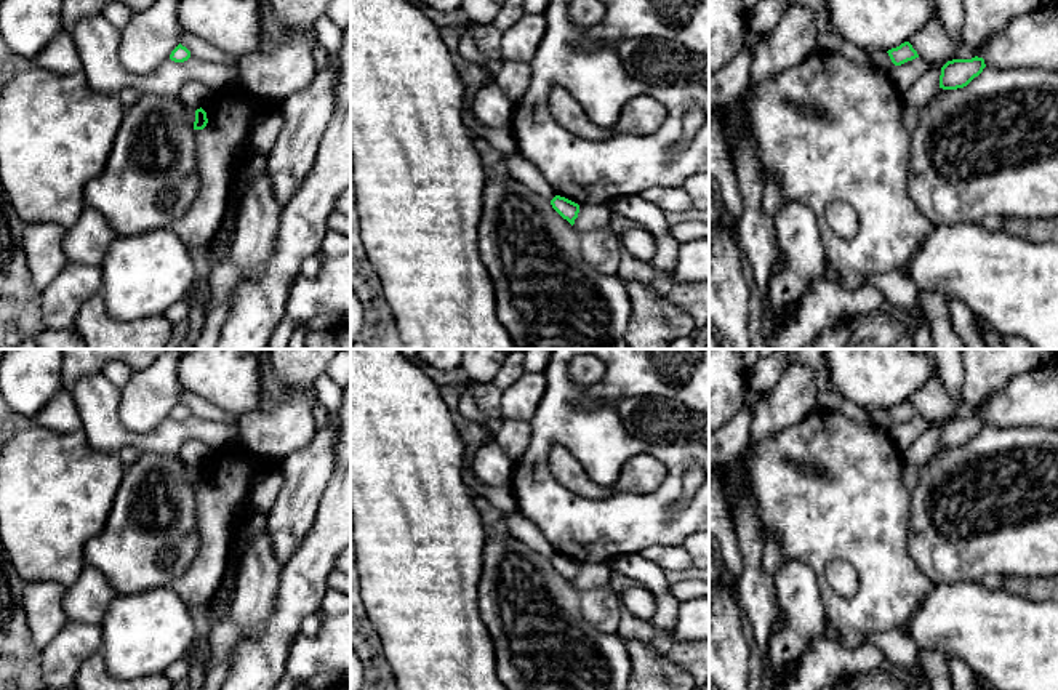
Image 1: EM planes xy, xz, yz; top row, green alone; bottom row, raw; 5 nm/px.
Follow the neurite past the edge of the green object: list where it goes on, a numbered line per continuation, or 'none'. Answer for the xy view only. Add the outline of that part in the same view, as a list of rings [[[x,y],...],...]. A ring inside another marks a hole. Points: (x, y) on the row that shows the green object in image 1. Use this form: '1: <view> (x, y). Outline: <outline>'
none

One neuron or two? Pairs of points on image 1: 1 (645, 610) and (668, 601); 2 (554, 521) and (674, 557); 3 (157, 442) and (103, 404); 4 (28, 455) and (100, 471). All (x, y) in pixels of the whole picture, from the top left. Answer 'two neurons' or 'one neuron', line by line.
1: two neurons
2: two neurons
3: one neuron
4: one neuron

